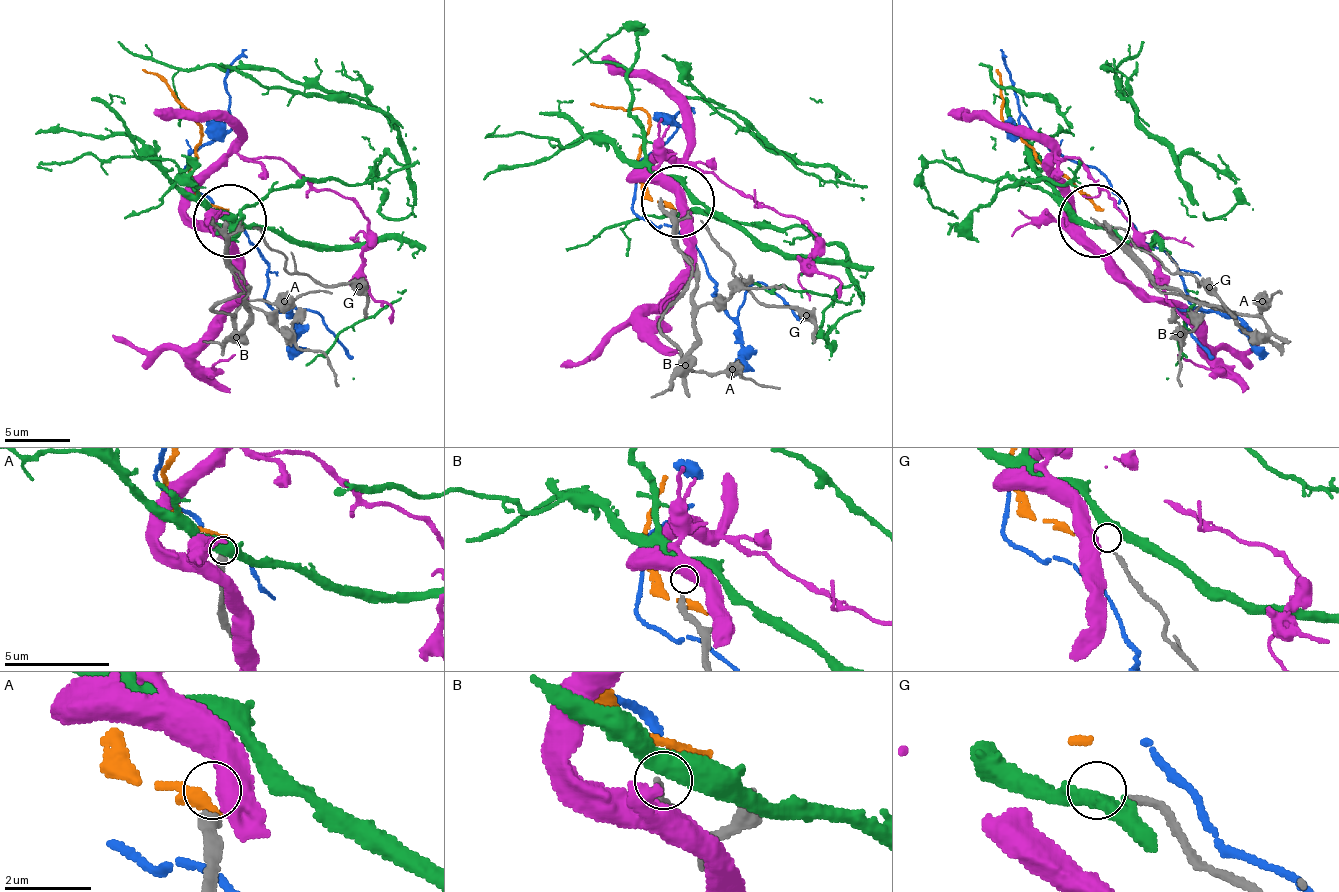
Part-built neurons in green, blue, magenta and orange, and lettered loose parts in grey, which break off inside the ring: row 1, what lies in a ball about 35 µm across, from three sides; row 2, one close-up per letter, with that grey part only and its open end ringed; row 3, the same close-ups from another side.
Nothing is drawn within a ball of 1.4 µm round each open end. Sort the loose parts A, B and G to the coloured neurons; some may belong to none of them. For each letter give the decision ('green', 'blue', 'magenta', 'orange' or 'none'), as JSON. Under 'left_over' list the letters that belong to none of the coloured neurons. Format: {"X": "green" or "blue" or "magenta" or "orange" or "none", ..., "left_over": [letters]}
{"A": "none", "B": "none", "G": "none", "left_over": ["A", "B", "G"]}

